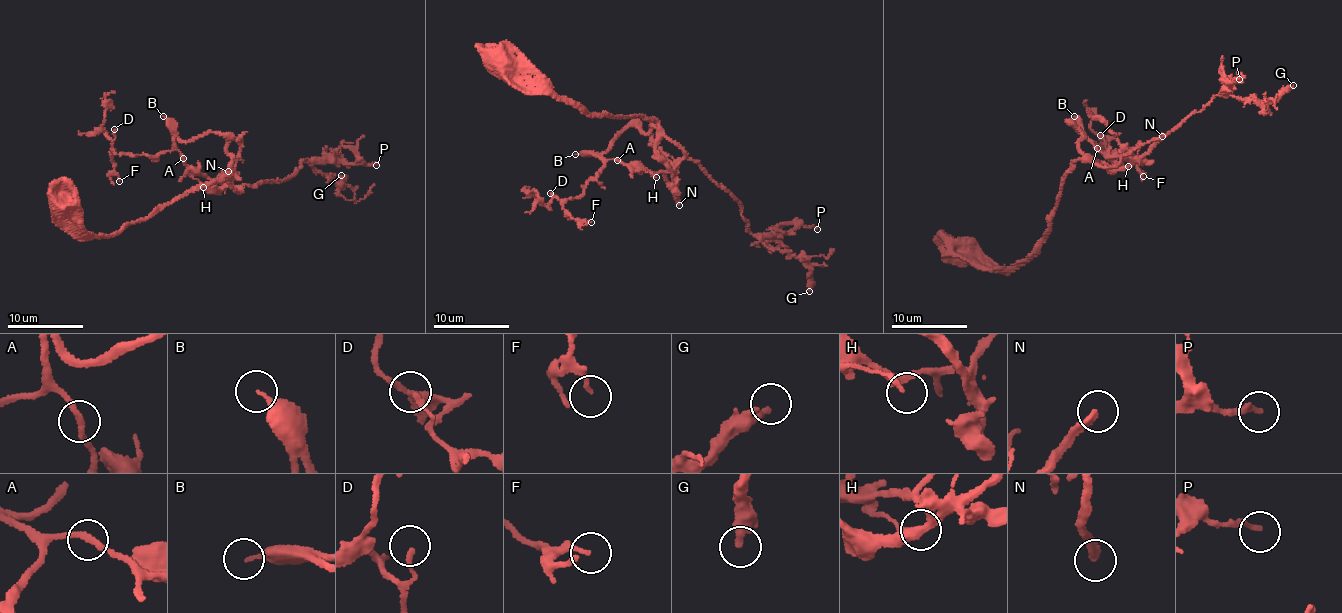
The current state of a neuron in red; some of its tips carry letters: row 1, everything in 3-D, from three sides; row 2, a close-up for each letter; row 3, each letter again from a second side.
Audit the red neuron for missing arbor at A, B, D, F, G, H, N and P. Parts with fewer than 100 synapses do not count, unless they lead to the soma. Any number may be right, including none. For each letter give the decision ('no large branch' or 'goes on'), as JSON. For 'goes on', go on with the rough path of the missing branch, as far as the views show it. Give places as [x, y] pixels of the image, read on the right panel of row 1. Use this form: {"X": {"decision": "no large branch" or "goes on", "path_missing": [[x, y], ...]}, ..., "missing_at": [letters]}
{"A": {"decision": "no large branch"}, "B": {"decision": "no large branch"}, "D": {"decision": "no large branch"}, "F": {"decision": "no large branch"}, "G": {"decision": "no large branch"}, "H": {"decision": "no large branch"}, "N": {"decision": "goes on", "path_missing": [[1162, 136], [1212, 106], [1231, 79], [1224, 58], [1199, 46], [1203, 34], [1235, 10]]}, "P": {"decision": "no large branch"}, "missing_at": ["N"]}

